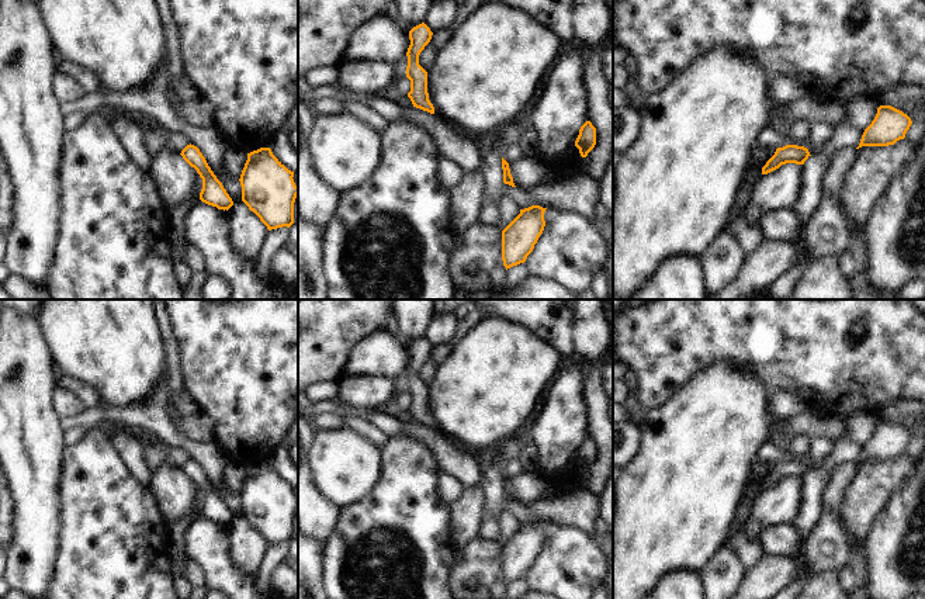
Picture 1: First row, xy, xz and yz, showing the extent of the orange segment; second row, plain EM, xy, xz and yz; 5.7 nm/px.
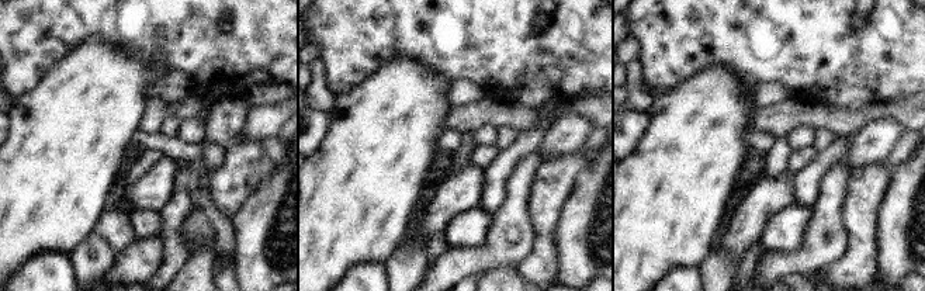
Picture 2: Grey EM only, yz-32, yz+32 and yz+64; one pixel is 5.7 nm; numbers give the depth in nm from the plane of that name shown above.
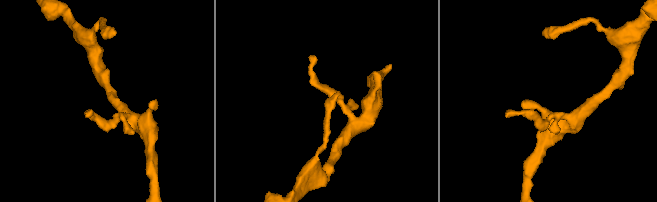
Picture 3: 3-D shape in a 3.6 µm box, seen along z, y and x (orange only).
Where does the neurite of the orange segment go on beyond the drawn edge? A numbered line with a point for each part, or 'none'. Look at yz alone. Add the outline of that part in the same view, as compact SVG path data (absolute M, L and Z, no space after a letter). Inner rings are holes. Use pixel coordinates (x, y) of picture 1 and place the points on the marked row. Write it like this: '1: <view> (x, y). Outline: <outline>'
none.

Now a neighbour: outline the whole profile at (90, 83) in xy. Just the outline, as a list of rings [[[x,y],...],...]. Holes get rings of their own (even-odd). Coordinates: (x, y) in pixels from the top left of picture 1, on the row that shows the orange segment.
[[[58,59],[56,69],[58,72],[62,72],[77,80],[86,94],[94,94],[101,89],[98,77],[82,65],[77,65],[72,60]]]

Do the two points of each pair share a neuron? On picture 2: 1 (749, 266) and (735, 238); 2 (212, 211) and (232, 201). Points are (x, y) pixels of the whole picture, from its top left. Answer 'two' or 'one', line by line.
1: two
2: two

